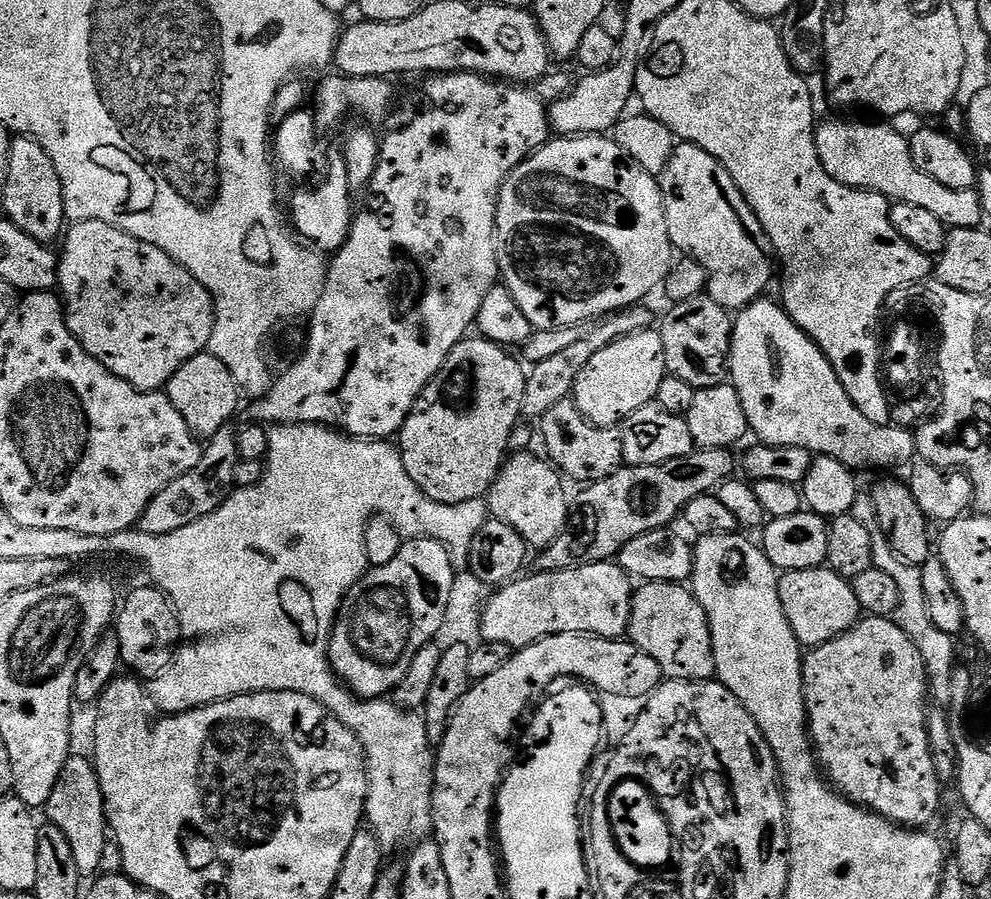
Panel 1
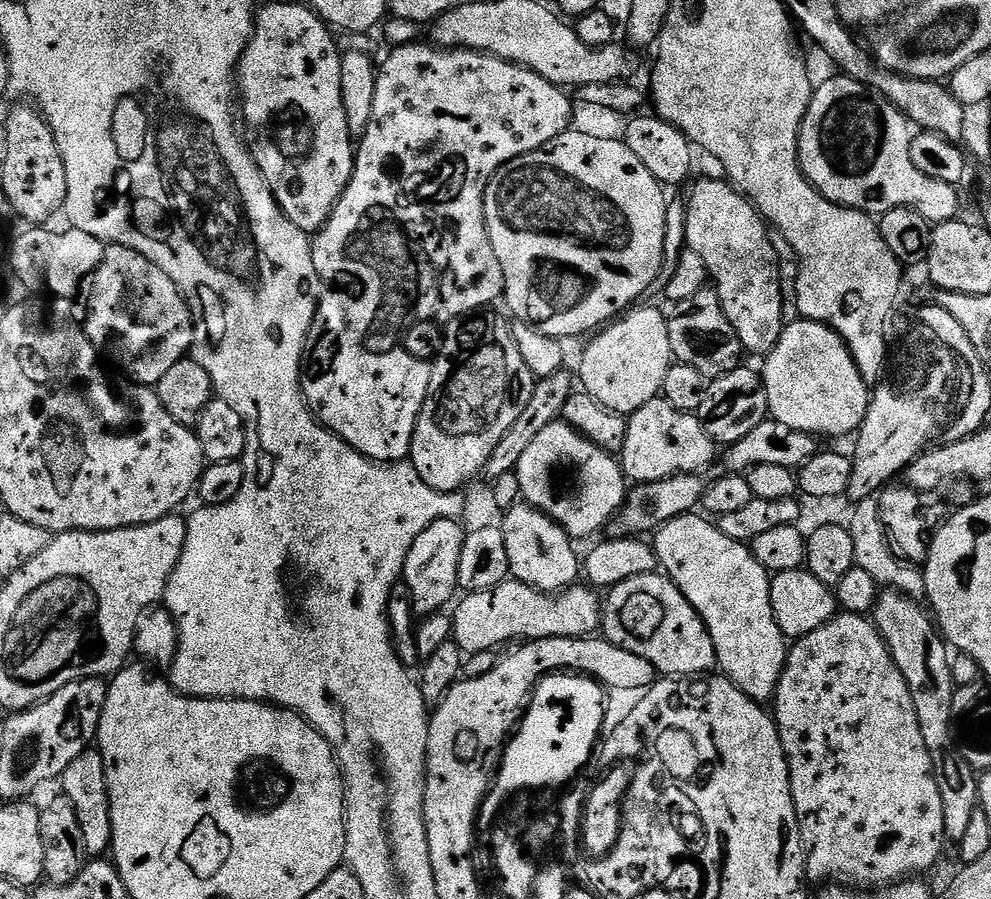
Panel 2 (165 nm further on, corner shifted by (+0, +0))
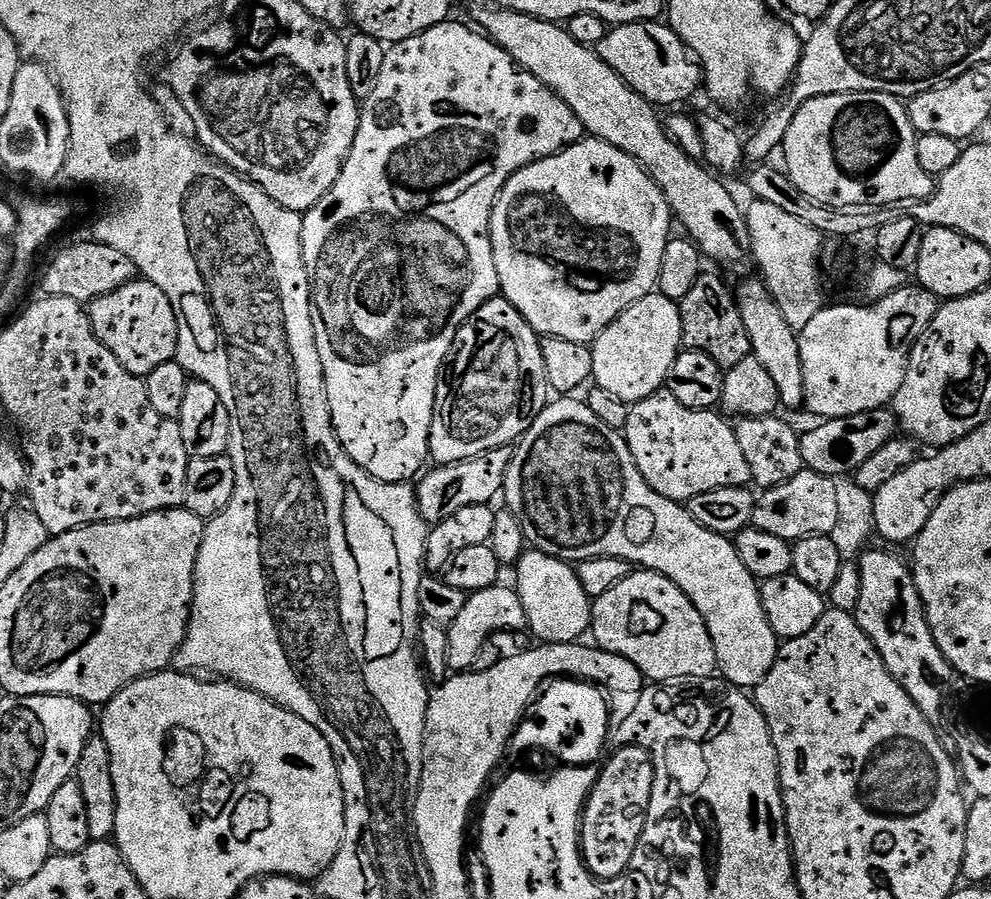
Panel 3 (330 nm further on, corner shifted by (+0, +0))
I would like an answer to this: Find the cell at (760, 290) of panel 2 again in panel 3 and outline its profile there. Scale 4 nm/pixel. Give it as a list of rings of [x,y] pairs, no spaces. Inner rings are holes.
[[[763,279],[748,280],[738,288],[738,303],[742,322],[746,322],[746,334],[750,334],[752,343],[752,355],[762,362],[764,369],[770,373],[770,379],[774,386],[778,386],[778,398],[781,405],[788,408],[805,407],[804,383],[802,382],[802,358],[800,357],[800,337],[797,329],[782,318],[782,310],[774,302],[774,298],[768,293],[768,288]]]

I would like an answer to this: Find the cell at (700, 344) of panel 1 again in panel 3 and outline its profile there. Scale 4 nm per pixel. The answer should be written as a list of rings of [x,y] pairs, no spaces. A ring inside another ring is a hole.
[[[701,274],[698,282],[690,289],[690,294],[679,302],[682,314],[683,343],[691,351],[710,354],[714,362],[722,369],[733,368],[742,362],[742,358],[752,355],[750,334],[746,334],[746,322],[742,322],[740,305],[737,297],[724,285],[720,276]]]

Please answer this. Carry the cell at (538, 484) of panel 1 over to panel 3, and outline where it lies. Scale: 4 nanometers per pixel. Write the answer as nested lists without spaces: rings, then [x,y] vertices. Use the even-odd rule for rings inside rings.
[[[525,551],[514,565],[514,587],[528,619],[526,628],[537,641],[546,644],[575,644],[592,627],[593,601],[582,590],[575,567],[545,552]]]

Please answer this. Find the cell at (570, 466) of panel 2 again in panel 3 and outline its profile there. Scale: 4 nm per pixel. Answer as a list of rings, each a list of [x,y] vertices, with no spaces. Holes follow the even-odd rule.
[[[576,398],[553,399],[540,411],[538,418],[528,427],[527,432],[520,437],[515,445],[510,470],[506,470],[502,500],[508,503],[505,504],[507,511],[512,512],[514,518],[518,518],[525,541],[535,551],[545,552],[551,556],[556,556],[560,560],[579,562],[590,558],[602,558],[603,556],[606,558],[622,558],[628,561],[629,565],[639,566],[649,572],[657,572],[659,576],[670,578],[670,582],[678,585],[686,594],[686,598],[690,598],[690,602],[694,602],[698,614],[702,614],[702,618],[706,622],[706,630],[710,630],[710,638],[714,642],[714,654],[716,655],[716,667],[719,675],[738,689],[755,689],[756,685],[762,682],[762,678],[766,678],[766,674],[770,674],[770,670],[776,661],[776,653],[780,650],[781,641],[774,634],[774,630],[766,618],[766,610],[760,601],[760,584],[756,577],[750,574],[750,570],[746,570],[742,558],[738,558],[735,543],[727,536],[706,530],[689,514],[683,503],[666,498],[662,494],[658,494],[658,490],[651,488],[646,482],[646,478],[642,478],[642,474],[634,462],[634,454],[630,454],[630,446],[628,440],[624,437],[623,431],[606,426],[606,422],[602,422],[602,418],[595,417],[594,410],[590,410],[590,406],[583,399],[572,399]]]

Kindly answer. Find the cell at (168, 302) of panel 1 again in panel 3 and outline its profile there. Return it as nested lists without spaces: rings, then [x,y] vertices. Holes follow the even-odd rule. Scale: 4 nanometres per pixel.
[[[137,278],[128,284],[123,284],[118,290],[114,290],[105,296],[98,296],[87,305],[88,317],[94,326],[94,334],[130,370],[130,374],[146,377],[150,370],[162,366],[162,362],[170,362],[176,359],[176,347],[178,346],[178,322],[176,311],[154,286],[154,282]]]

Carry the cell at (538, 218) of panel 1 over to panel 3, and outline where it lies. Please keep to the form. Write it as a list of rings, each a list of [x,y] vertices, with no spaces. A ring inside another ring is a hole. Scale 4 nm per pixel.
[[[585,138],[569,148],[561,148],[552,156],[535,160],[530,166],[518,170],[505,182],[496,199],[492,211],[492,249],[494,250],[494,266],[498,266],[500,290],[504,299],[520,311],[522,318],[541,337],[553,336],[566,338],[566,342],[578,342],[591,345],[602,330],[606,330],[634,302],[646,298],[658,288],[658,270],[662,270],[662,253],[670,239],[674,217],[668,200],[662,190],[653,182],[652,175],[640,165],[630,154],[618,150],[612,144],[599,138]]]

